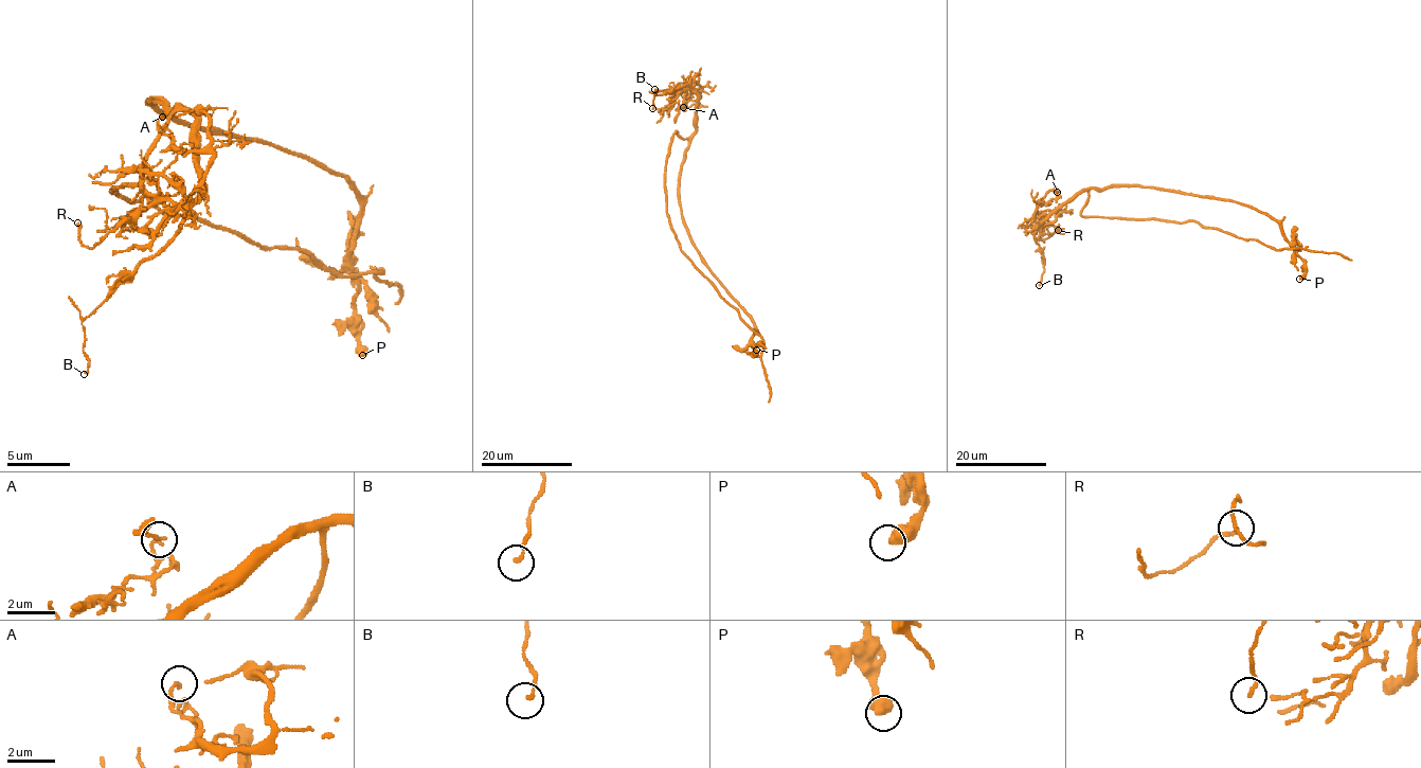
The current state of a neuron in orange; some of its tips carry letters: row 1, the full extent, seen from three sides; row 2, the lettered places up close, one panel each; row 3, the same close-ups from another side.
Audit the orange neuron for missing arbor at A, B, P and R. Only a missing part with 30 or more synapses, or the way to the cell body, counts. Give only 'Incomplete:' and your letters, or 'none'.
Incomplete: none

